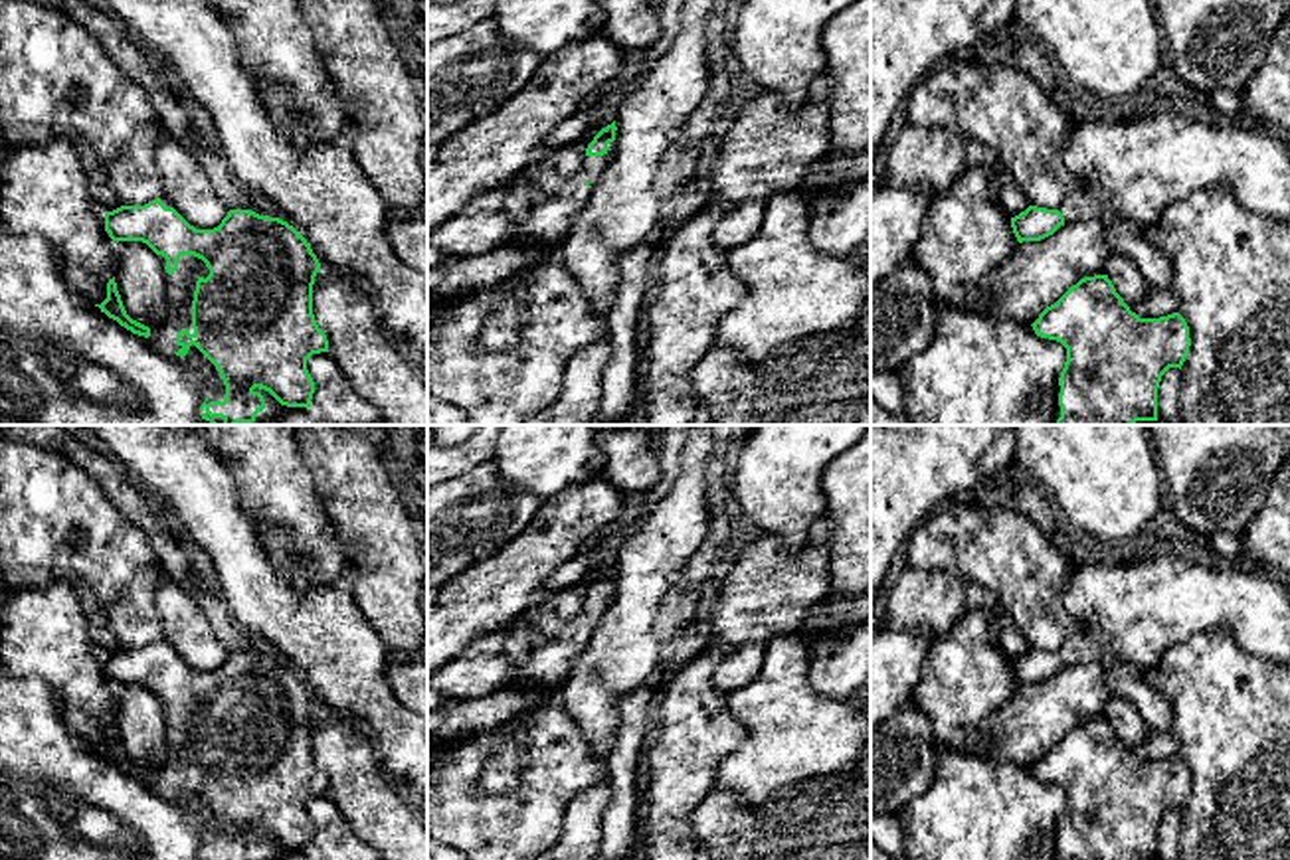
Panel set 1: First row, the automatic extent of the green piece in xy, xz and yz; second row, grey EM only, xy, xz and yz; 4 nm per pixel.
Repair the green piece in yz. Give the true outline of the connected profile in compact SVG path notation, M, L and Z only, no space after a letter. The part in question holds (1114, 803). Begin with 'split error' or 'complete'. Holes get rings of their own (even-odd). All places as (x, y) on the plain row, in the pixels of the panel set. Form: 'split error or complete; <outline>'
complete; M1108 718L1084 720L1031 767L1041 781L1066 791L1059 820L1060 860L1157 860L1157 830L1169 811L1183 809L1191 781L1179 755L1140 761Z

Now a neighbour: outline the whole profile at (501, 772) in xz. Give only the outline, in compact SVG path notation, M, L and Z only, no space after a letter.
M524 710L499 728L479 731L489 747L489 757L479 777L481 795L499 797L518 785L522 771L522 747L508 735L518 728L522 714Z

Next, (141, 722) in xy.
M142 684L117 686L117 733L127 757L154 771L166 761L166 712L160 700Z

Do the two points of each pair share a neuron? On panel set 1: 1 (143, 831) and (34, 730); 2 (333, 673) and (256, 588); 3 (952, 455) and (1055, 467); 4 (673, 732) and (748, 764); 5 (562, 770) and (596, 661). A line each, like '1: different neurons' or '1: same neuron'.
1: same neuron
2: same neuron
3: different neurons
4: different neurons
5: different neurons

